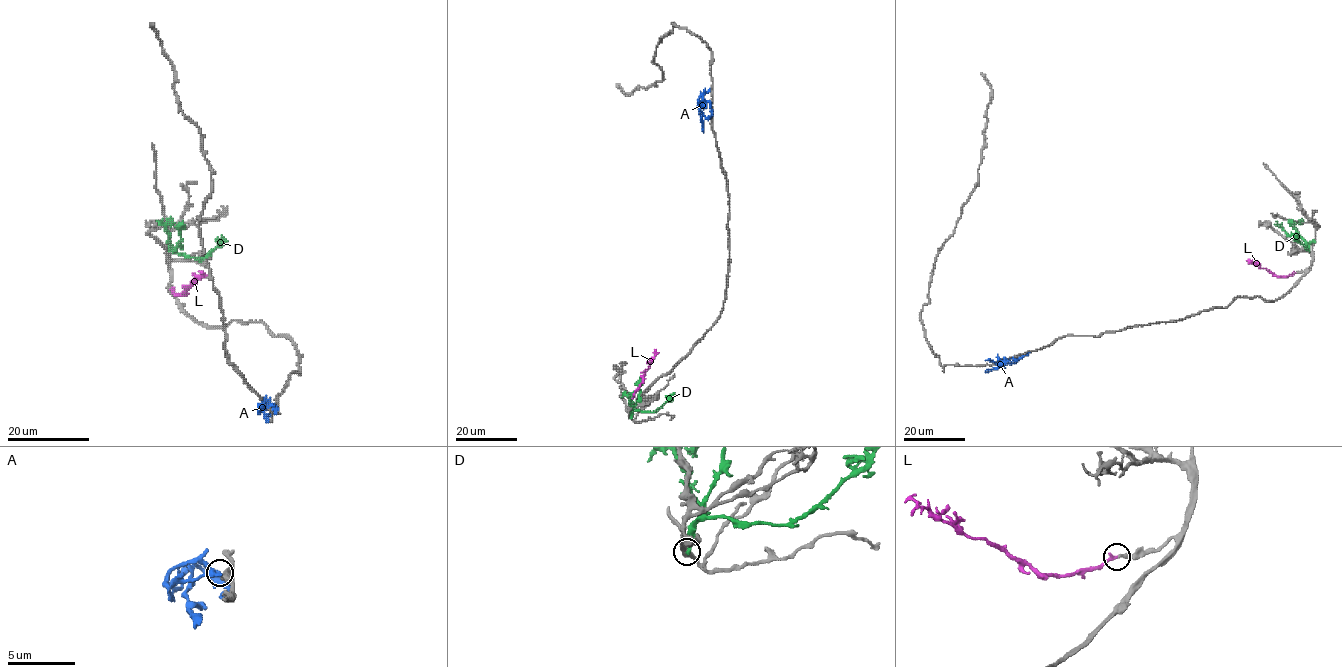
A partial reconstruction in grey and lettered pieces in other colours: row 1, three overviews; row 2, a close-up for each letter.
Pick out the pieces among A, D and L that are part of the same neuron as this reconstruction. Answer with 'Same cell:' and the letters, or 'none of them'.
Same cell: L

